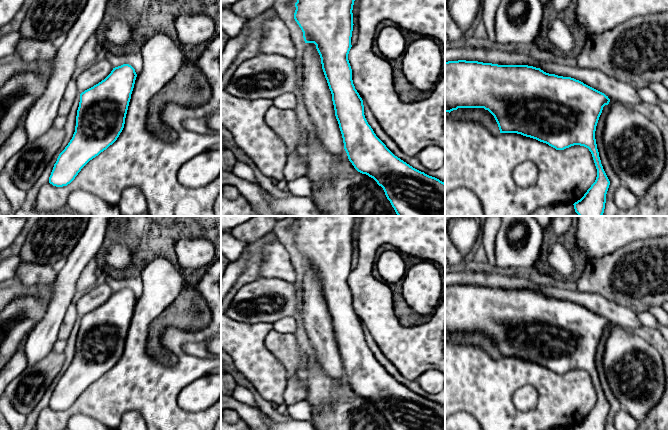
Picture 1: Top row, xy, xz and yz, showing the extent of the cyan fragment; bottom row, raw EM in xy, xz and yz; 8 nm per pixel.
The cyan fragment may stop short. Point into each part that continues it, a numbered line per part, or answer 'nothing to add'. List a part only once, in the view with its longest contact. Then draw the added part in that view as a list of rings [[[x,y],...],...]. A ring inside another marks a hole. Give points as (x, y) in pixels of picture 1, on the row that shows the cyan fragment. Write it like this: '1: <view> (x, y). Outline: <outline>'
nothing to add

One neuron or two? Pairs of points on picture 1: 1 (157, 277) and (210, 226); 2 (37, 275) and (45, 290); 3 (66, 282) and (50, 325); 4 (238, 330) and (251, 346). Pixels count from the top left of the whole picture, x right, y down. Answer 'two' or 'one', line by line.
1: two
2: two
3: one
4: one

